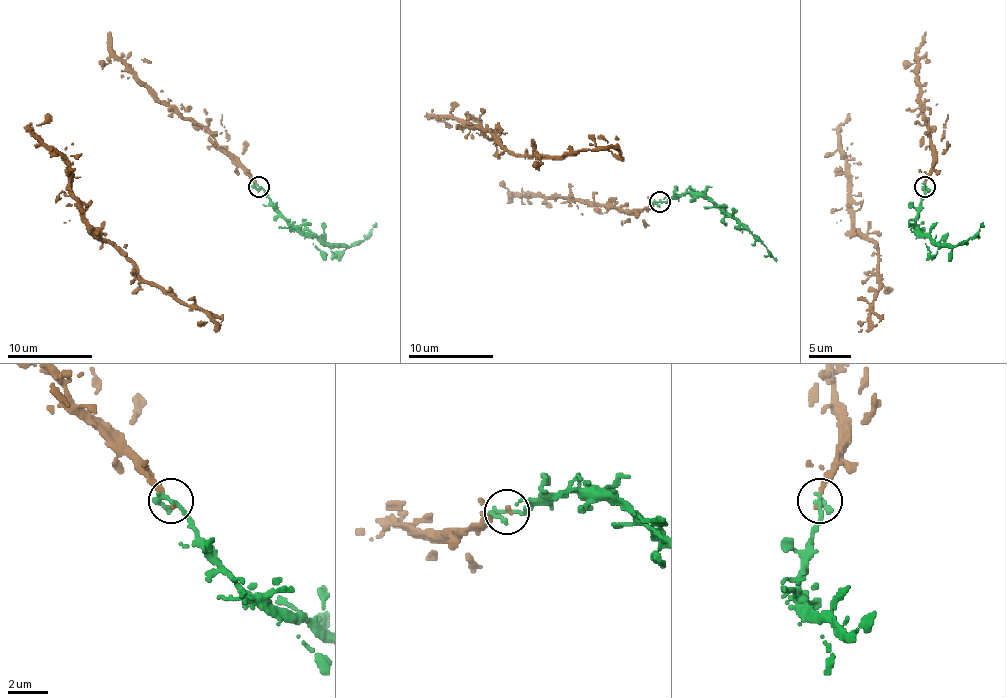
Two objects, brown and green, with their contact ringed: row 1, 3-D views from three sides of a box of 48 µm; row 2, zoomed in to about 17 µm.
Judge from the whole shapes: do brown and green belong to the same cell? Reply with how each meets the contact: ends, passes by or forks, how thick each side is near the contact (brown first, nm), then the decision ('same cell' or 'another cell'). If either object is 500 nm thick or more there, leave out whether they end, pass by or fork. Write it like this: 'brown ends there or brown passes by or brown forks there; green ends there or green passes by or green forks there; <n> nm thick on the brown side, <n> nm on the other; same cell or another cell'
brown ends there; green passes by; 200 nm thick on the brown side, 240 nm on the other; same cell

